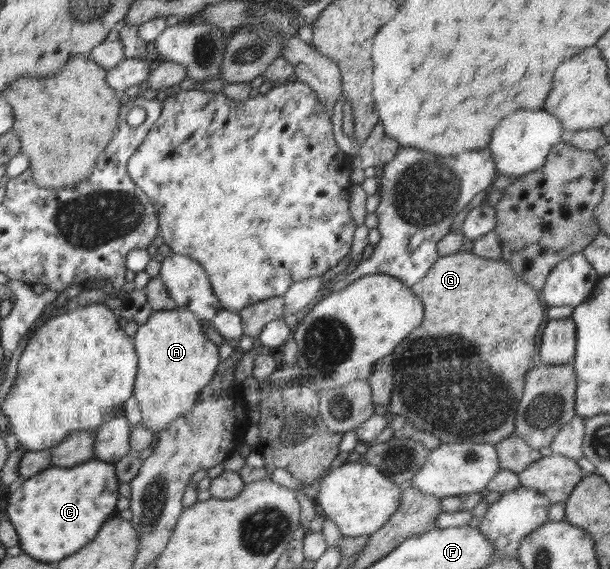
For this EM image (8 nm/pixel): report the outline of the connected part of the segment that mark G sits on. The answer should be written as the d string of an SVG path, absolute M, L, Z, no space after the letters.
M467 250L440 256L428 270L428 273L411 287L411 292L413 295L418 295L424 303L424 321L416 331L412 331L412 335L408 335L394 349L394 355L398 361L394 361L394 389L391 391L388 410L394 415L407 419L416 429L437 437L442 444L464 443L465 441L495 444L510 437L515 433L515 412L517 411L517 403L523 396L524 377L536 365L534 360L536 335L541 332L547 320L544 316L544 304L540 299L540 294L531 285L518 279L508 262L502 259L486 259L477 256L474 252L467 252Z

